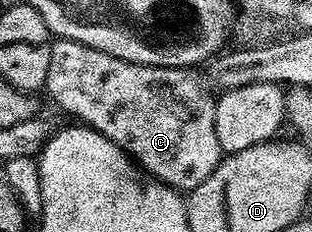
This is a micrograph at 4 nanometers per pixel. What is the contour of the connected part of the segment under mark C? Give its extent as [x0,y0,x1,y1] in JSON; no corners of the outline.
[44,38,222,194]

